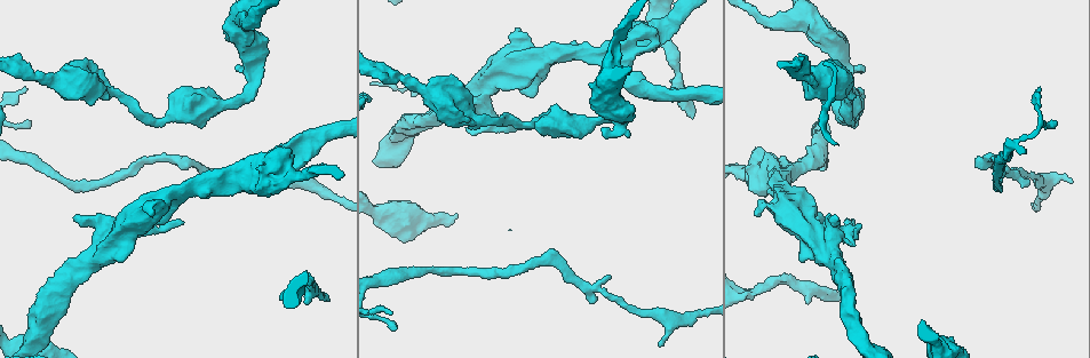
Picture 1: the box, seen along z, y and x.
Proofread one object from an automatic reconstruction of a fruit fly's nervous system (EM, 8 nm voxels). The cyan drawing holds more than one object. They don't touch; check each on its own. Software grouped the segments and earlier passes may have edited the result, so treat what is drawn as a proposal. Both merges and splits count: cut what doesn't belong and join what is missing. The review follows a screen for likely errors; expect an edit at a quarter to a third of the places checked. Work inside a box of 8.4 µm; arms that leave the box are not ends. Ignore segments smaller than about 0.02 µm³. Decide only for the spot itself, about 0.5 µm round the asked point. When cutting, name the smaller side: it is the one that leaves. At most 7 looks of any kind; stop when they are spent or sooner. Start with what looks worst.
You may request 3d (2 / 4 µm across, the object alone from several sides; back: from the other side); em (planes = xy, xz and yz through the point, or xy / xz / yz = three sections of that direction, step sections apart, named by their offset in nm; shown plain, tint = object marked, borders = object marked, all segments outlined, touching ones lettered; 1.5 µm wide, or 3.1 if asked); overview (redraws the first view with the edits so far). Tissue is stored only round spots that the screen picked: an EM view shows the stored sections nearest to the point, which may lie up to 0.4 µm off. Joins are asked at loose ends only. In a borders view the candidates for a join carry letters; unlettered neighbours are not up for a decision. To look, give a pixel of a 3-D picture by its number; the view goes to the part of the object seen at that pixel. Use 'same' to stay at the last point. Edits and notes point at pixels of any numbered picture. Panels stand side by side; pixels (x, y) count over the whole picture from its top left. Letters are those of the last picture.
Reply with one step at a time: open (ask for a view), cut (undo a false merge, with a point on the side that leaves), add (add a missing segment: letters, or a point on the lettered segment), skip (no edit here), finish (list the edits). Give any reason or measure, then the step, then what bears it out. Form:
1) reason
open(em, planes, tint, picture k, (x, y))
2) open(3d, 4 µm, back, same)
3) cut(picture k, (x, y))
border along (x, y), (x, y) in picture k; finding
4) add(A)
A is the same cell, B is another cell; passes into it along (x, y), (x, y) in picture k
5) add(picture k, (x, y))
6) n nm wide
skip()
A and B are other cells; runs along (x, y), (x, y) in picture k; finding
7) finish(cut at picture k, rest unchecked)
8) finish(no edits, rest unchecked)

an open end
open(em, yz, step 4, tint, picture 1, (692, 118))

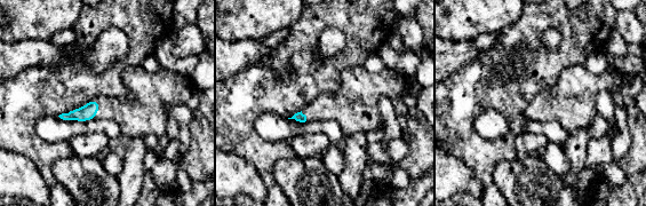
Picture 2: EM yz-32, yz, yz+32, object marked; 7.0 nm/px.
open(em, planes, borders, same)

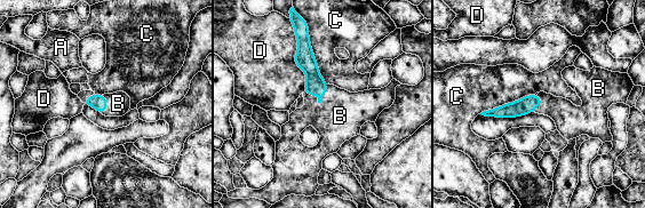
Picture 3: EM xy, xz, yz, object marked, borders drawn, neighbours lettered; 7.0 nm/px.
add(B)
B is the same cell, A, C and D are other cells; passes into it along (315, 85), (319, 102), (340, 116) in picture 3; the cell continues

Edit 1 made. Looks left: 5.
open(em, xy, step 8, tint, picture 1, (803, 188))

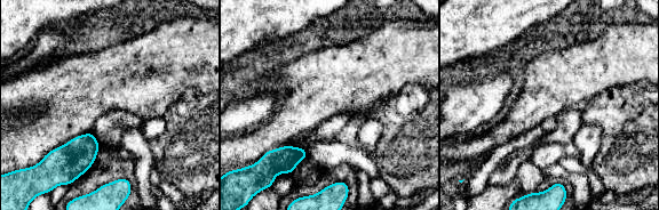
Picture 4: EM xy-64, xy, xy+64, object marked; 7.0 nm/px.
open(em, planes, tint, same)

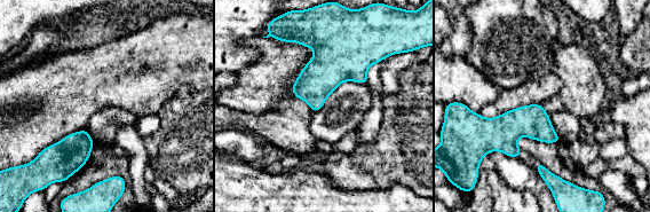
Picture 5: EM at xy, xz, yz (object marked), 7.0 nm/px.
open(em, planes, borders, same)

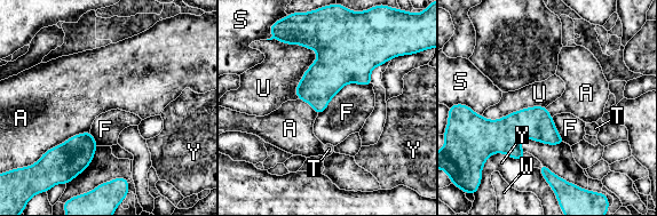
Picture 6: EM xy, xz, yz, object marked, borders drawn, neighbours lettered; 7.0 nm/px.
skip()
A, F, S, T, U, W and Y are other cells; runs along (475, 118), (560, 141) in picture 6; no lettered segment goes on from it

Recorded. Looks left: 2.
finish(add at picture 3, rest unchecked)

